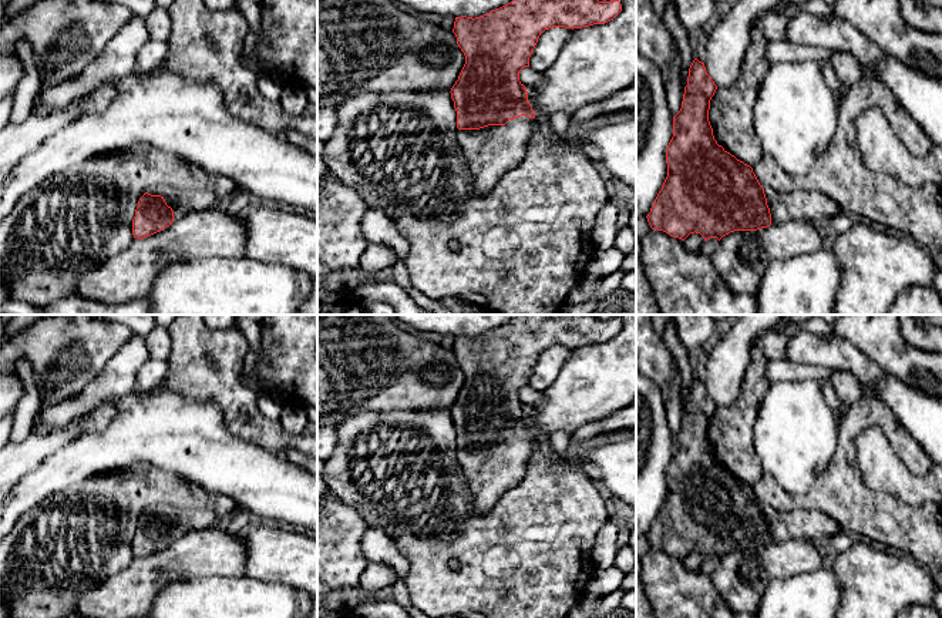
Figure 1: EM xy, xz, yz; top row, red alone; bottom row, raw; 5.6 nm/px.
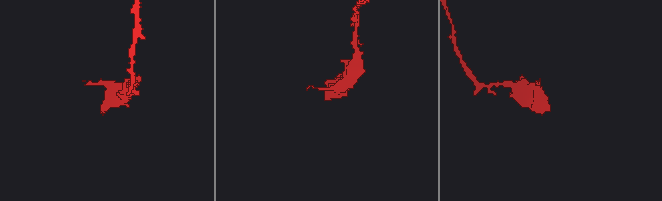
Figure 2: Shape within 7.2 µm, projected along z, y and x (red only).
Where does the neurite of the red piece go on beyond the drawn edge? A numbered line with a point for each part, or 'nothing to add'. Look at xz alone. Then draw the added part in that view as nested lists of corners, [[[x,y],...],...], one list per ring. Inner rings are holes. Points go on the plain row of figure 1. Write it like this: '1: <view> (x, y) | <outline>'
1: xz (491, 470) | [[[521,434],[505,444],[457,449],[457,460],[472,494],[471,514],[489,511],[505,491],[518,486],[539,441]]]

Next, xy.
1: xy (195, 519) | [[[164,506],[151,507],[147,511],[151,514],[161,514],[166,524],[172,527],[174,537],[186,530],[202,530],[219,523],[212,510],[191,508],[188,511],[181,511],[176,507]]]

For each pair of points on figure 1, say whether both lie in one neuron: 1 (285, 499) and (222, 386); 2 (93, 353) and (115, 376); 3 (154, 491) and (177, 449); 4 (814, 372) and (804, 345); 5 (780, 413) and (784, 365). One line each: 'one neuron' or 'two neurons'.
1: two neurons
2: two neurons
3: two neurons
4: two neurons
5: two neurons

